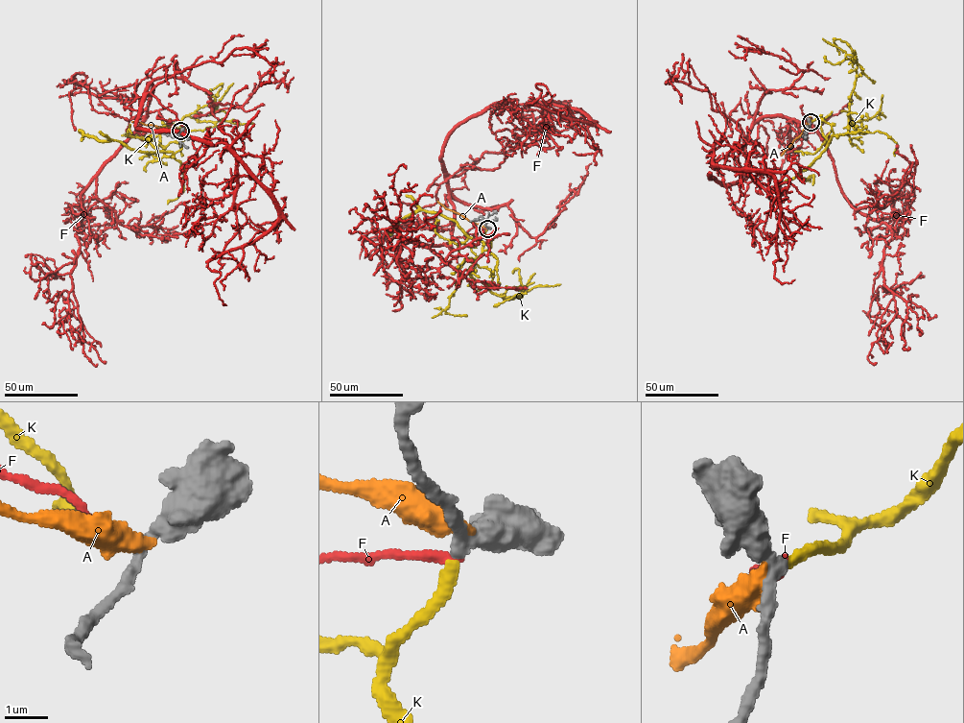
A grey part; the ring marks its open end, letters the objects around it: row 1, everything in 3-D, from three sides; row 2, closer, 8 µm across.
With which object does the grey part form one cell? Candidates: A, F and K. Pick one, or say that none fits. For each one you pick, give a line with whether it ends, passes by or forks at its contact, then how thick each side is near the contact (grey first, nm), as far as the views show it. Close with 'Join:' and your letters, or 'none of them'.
K: it ends | 280/260 nm
Join: K

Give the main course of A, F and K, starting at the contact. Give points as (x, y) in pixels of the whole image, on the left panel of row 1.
A: (180, 131), (131, 122)
F: (180, 131), (148, 111), (148, 84), (196, 149), (180, 181), (225, 143), (277, 204), (207, 263), (226, 305)
K: (180, 131), (181, 149), (167, 156), (160, 143), (162, 130), (199, 108), (217, 107), (210, 89)

